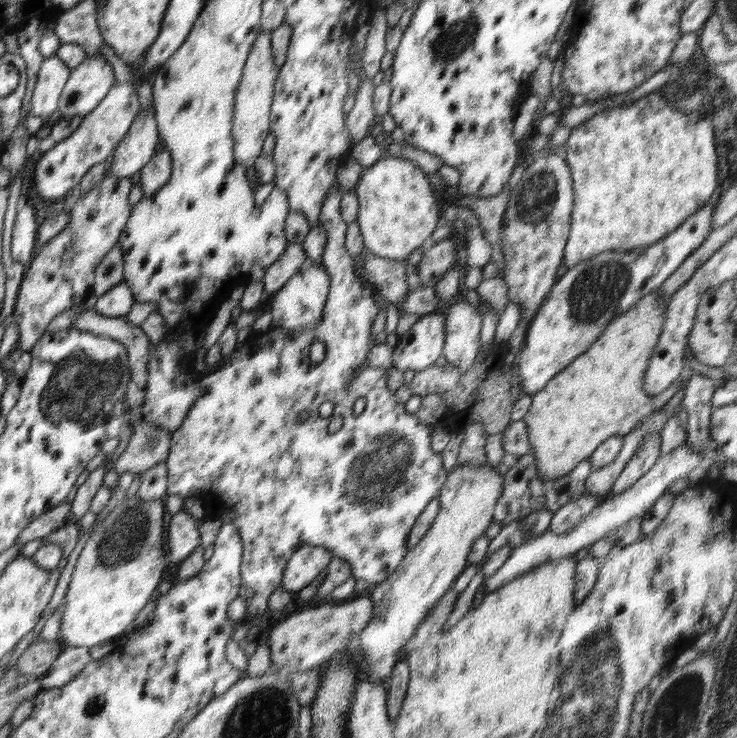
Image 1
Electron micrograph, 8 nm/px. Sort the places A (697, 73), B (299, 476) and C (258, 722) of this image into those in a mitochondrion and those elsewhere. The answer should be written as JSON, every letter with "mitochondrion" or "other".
{"A":"mitochondrion","B":"other","C":"mitochondrion"}

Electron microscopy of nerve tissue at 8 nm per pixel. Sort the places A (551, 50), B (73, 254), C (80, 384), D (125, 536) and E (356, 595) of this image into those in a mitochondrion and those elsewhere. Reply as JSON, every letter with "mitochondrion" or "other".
{"A":"other","B":"mitochondrion","C":"mitochondrion","D":"mitochondrion","E":"other"}

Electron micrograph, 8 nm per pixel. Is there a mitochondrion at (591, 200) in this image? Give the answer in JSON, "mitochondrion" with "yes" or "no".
{"mitochondrion":"no"}

